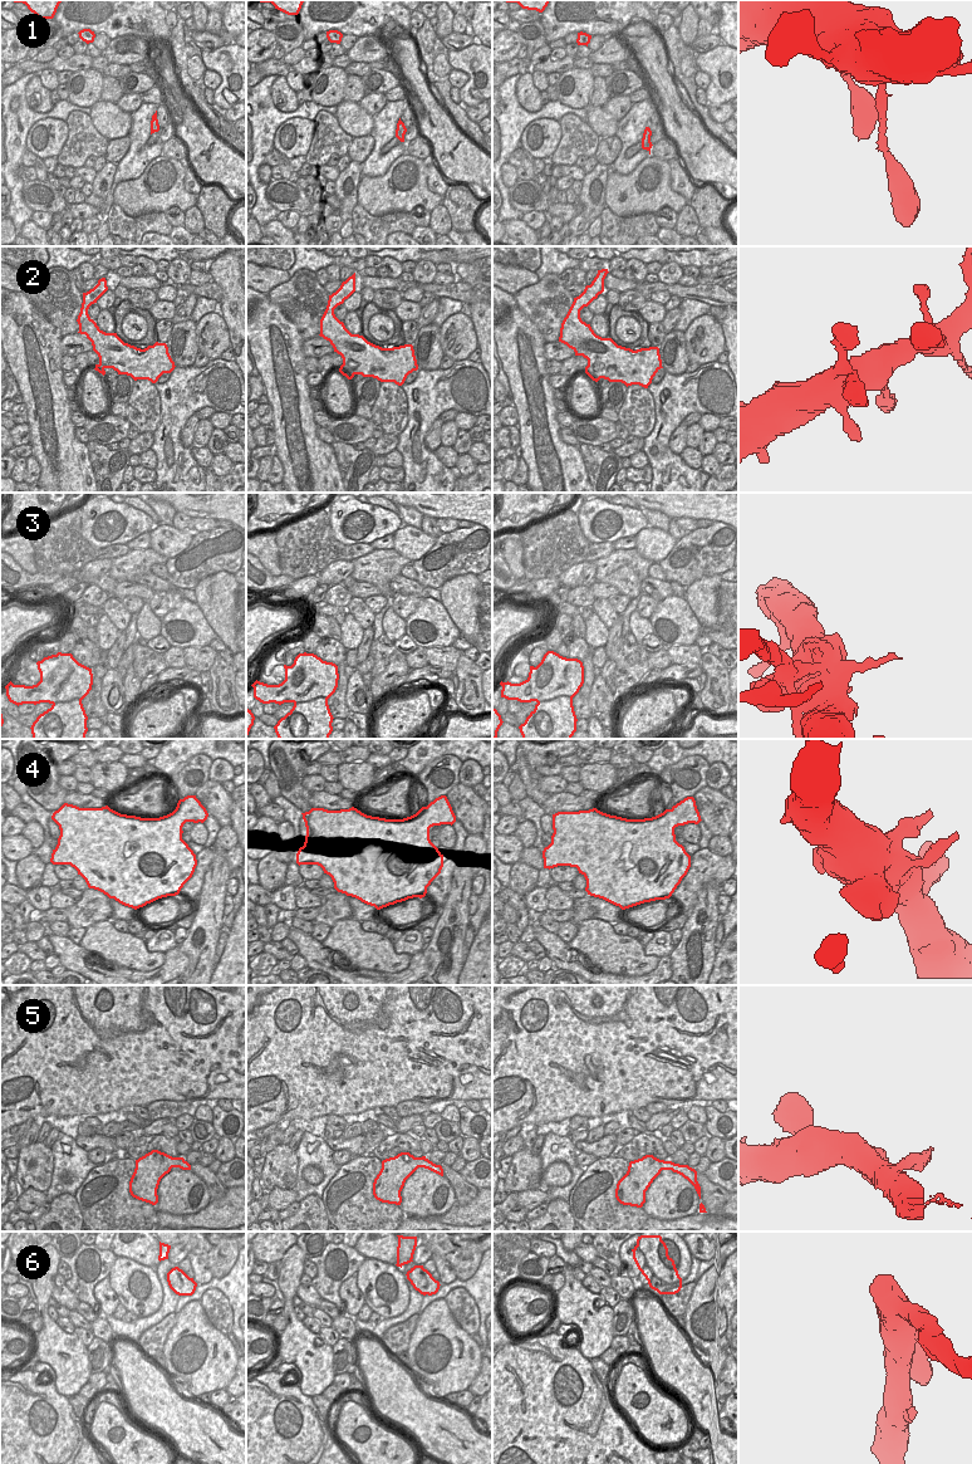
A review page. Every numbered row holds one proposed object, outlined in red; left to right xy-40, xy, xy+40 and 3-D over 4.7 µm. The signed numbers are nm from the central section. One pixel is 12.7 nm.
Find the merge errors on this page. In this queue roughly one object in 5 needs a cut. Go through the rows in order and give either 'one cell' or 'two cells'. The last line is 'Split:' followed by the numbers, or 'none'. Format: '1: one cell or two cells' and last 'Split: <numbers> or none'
1: one cell
2: one cell
3: two cells
4: one cell
5: one cell
6: two cells
Split: 3, 6

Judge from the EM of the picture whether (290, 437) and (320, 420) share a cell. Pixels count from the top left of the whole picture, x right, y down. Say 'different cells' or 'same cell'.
different cells

